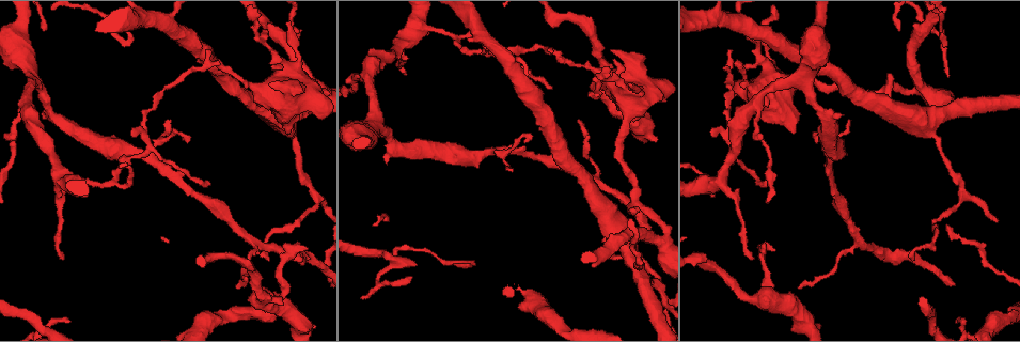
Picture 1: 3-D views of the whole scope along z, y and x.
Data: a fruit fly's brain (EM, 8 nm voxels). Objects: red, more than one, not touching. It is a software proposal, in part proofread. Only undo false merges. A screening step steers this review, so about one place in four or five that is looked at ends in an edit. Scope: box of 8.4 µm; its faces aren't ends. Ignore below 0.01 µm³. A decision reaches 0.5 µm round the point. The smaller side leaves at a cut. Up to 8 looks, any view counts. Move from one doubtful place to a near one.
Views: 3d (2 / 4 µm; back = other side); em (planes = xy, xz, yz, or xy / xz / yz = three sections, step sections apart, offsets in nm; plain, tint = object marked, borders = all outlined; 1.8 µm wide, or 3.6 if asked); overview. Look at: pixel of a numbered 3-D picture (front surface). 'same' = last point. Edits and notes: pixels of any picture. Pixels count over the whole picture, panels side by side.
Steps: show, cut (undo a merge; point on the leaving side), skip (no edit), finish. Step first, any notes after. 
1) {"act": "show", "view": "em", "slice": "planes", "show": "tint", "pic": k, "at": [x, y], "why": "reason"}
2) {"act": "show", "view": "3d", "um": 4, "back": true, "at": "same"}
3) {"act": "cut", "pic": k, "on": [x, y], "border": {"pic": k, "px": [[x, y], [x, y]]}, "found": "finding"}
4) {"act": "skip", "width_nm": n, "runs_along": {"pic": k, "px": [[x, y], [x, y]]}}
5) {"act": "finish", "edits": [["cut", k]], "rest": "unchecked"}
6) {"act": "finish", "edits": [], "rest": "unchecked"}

{"act": "show", "view": "3d", "um": 4, "pic": 1, "at": [623, 91], "why": "sudden change in width"}

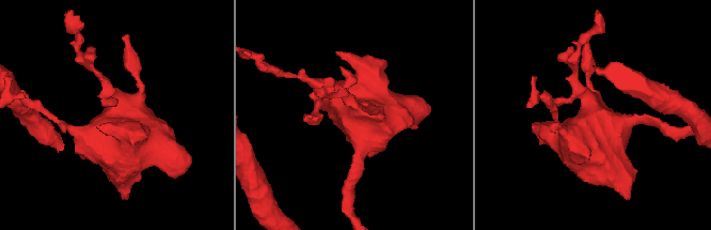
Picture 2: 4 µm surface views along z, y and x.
{"act": "show", "view": "em", "um": 3.6, "slice": "planes", "show": "tint", "pic": 2, "at": [592, 120]}

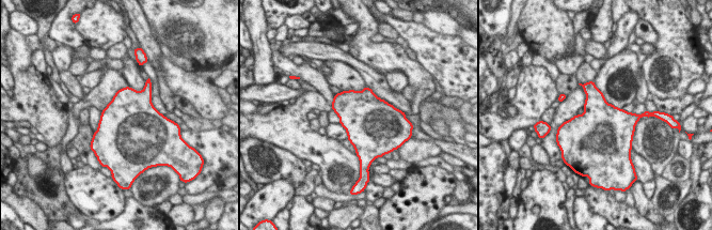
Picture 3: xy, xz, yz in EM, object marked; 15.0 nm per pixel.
{"act": "skip", "found": "continuous, no second cell"}

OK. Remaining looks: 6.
{"act": "show", "view": "3d", "um": 4, "pic": 1, "at": [884, 91], "why": "a fork"}

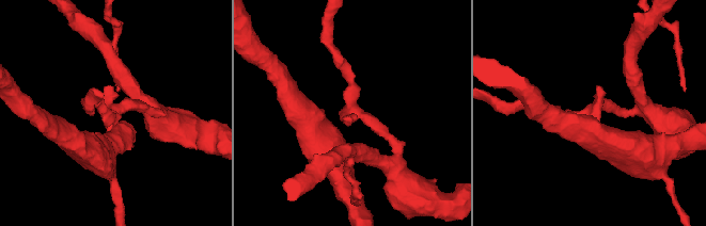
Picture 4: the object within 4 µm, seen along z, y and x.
{"act": "show", "view": "em", "slice": "planes", "show": "plain", "pic": 4, "at": [588, 111], "why": "now the EM"}

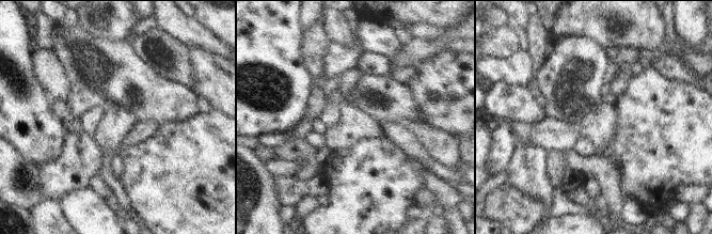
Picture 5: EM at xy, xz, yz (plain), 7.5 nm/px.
{"act": "show", "view": "em", "slice": "planes", "show": "tint", "at": "same"}

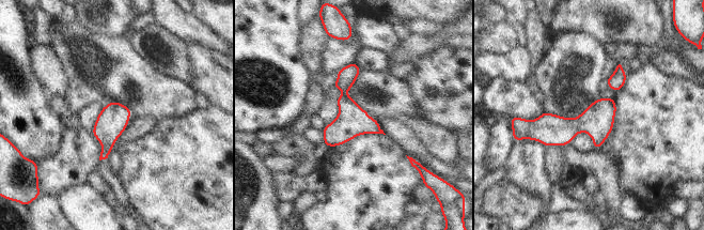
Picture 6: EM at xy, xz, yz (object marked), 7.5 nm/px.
{"act": "skip", "width_nm": 220, "runs_along": {"pic": 6, "px": [[612, 102], [592, 121], [530, 127]]}, "found": "one cell here"}

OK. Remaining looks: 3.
{"act": "show", "view": "3d", "um": 2, "pic": 1, "at": [754, 299], "why": "sharp bend"}

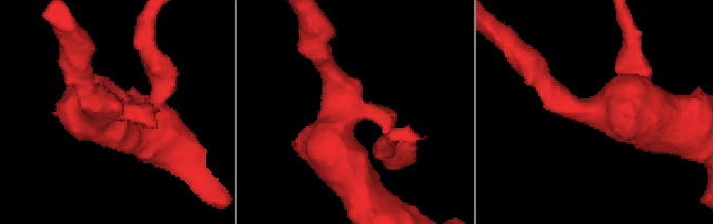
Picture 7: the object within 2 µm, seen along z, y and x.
{"act": "show", "view": "em", "slice": "planes", "show": "tint", "pic": 7, "at": [338, 111], "arms": 3, "arm_widths_nm": [190, 220, 360], "why": "need the tissue"}

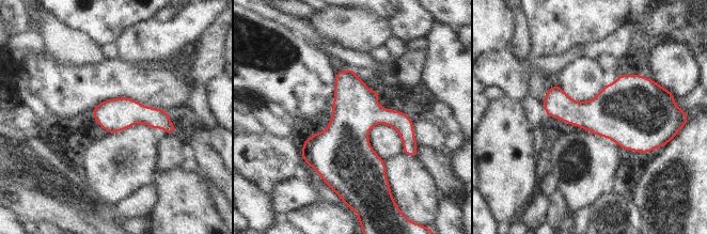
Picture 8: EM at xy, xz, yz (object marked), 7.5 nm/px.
{"act": "skip", "found": "all the same cell"}

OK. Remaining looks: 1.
{"act": "finish", "edits": [], "rest": "unchecked"}

